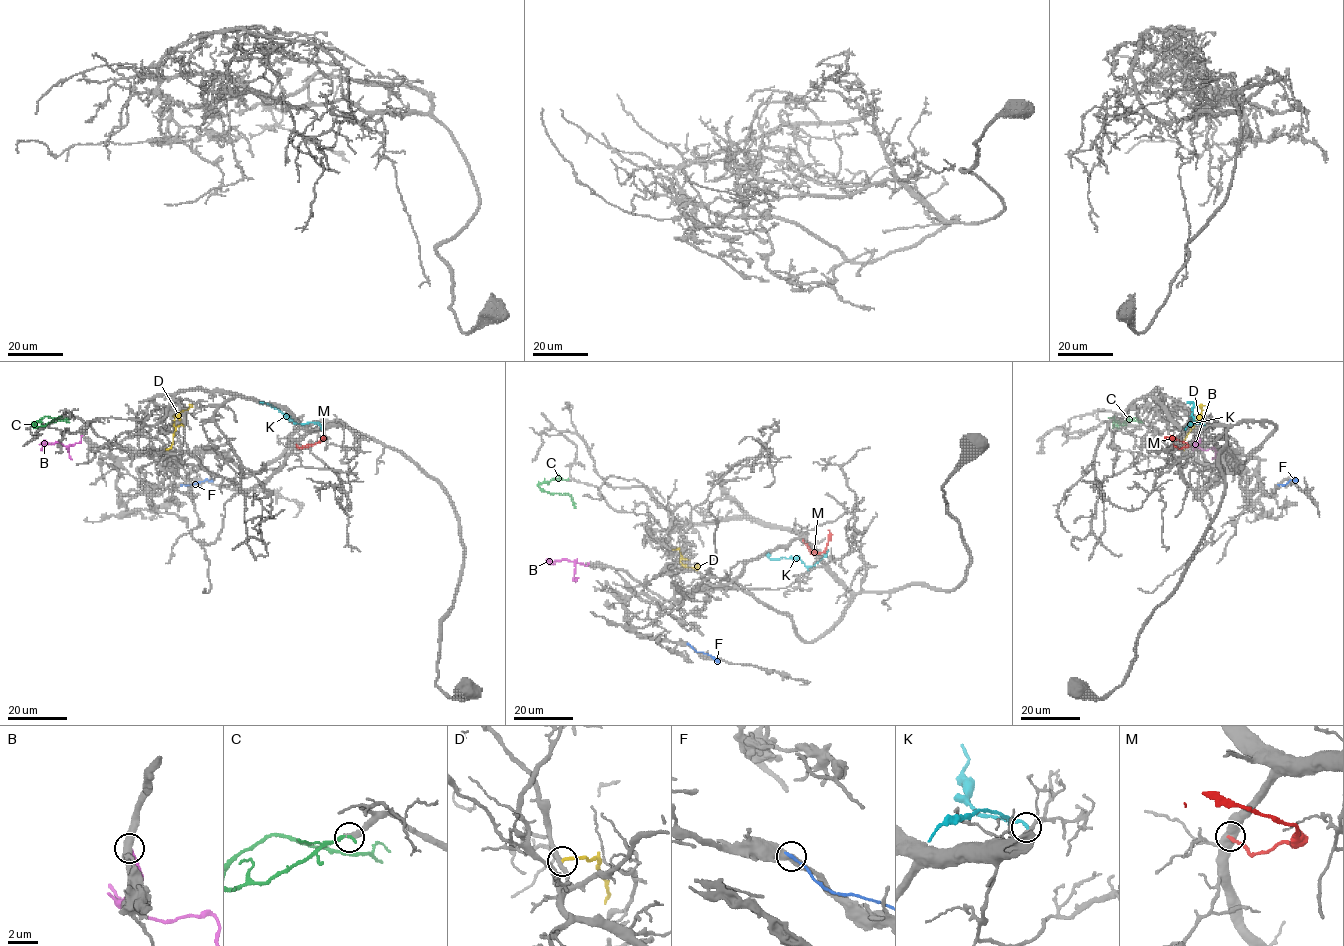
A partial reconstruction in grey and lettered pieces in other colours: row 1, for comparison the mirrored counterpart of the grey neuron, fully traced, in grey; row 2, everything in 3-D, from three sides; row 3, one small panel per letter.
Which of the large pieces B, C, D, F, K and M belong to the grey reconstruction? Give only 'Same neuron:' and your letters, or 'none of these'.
Same neuron: B, C

